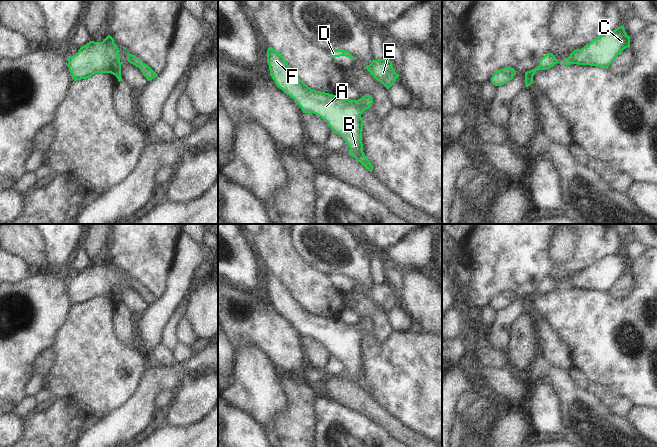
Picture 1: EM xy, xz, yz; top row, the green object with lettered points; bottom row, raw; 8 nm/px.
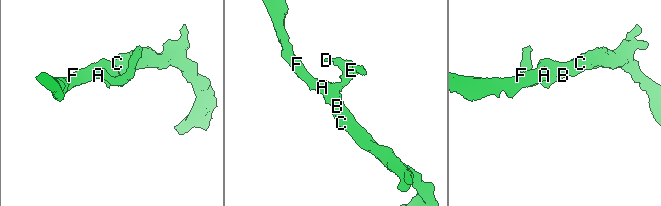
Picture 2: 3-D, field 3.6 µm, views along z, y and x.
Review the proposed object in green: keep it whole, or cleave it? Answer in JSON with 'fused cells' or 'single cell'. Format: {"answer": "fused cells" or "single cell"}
{"answer": "single cell"}

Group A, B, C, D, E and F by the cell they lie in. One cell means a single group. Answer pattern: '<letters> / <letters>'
A B C D E F

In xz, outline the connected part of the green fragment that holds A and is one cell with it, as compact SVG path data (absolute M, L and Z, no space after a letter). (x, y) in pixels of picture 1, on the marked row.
M271 47L267 50L267 62L276 85L297 102L303 113L314 113L324 119L332 132L339 134L346 141L350 148L349 155L372 172L373 166L363 152L364 124L361 118L361 114L373 103L372 95L349 100L311 89L295 75L284 57Z

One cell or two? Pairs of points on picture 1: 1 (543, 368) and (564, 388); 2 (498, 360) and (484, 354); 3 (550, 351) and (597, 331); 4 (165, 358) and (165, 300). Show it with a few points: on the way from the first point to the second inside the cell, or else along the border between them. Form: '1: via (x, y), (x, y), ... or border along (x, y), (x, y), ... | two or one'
1: via (548, 372), (559, 383) | one
2: via (495, 358), (487, 357) | one
3: border along (551, 326), (570, 352), (573, 367) | two
4: border along (159, 343), (151, 350) | two

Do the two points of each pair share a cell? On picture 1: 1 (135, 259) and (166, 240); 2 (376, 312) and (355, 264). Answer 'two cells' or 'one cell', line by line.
1: one cell
2: one cell

